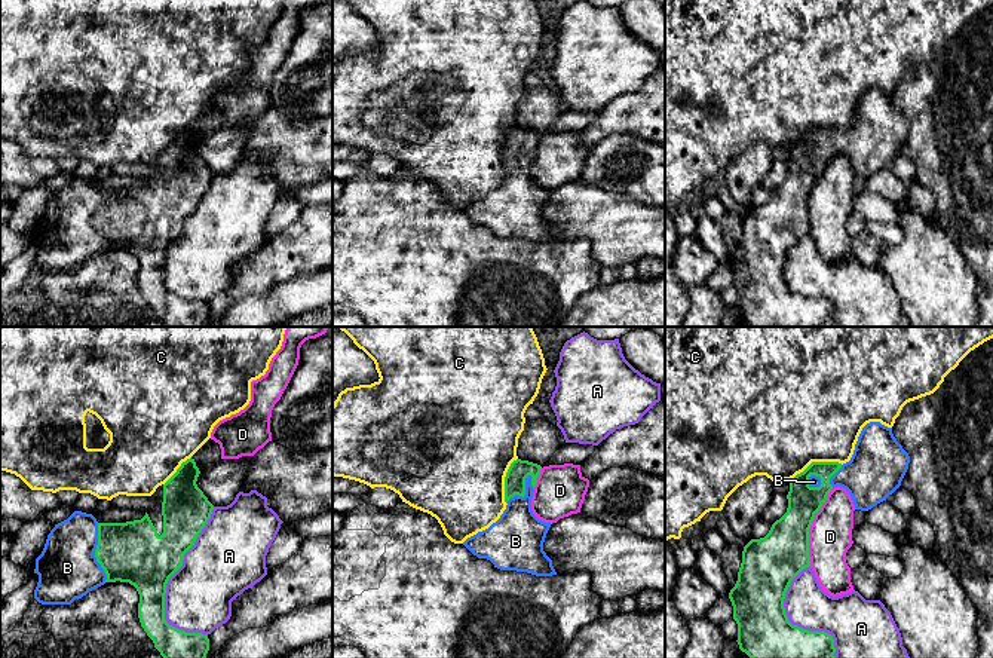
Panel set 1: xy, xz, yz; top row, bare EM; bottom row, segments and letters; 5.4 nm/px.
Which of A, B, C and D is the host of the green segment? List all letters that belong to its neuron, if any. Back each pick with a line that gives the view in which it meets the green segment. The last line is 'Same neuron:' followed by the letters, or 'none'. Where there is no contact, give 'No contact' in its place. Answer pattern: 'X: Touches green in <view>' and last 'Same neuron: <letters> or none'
B: Touches green in xy
Same neuron: B

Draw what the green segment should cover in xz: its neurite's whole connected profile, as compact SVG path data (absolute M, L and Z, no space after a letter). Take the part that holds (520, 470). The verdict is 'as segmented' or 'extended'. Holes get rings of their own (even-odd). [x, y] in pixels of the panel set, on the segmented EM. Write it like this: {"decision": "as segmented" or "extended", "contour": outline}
{"decision": "extended", "contour": "M517 459L505 477L506 509L488 529L468 538L463 545L478 558L490 560L500 570L527 572L536 576L557 575L552 560L543 551L543 542L551 523L539 520L531 511L531 498L542 466Z"}

